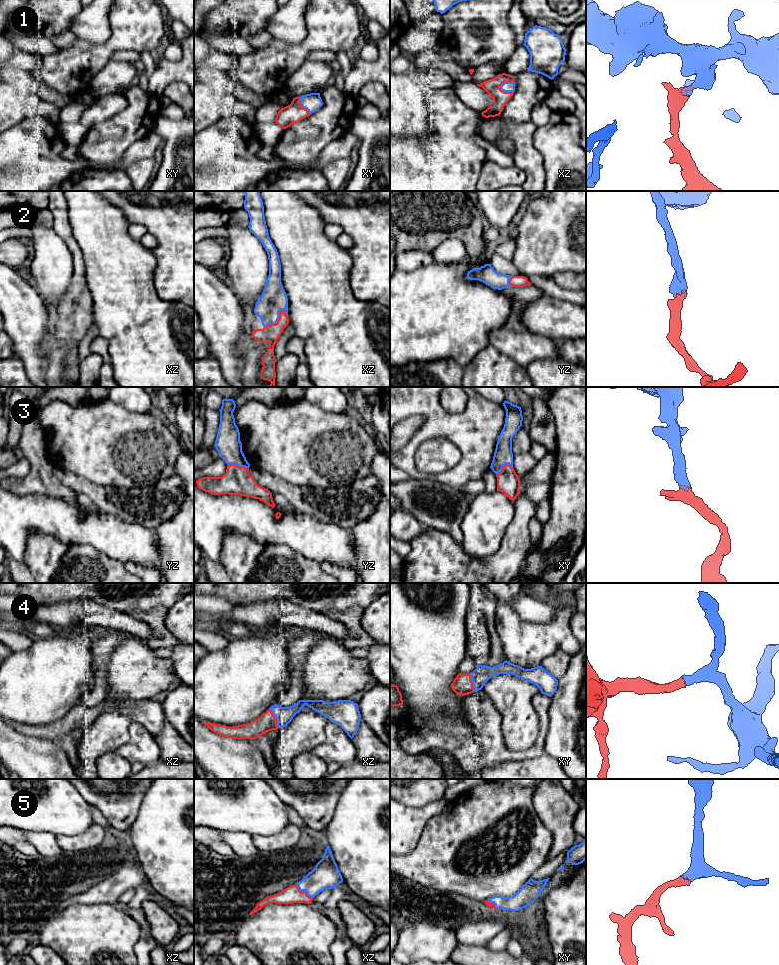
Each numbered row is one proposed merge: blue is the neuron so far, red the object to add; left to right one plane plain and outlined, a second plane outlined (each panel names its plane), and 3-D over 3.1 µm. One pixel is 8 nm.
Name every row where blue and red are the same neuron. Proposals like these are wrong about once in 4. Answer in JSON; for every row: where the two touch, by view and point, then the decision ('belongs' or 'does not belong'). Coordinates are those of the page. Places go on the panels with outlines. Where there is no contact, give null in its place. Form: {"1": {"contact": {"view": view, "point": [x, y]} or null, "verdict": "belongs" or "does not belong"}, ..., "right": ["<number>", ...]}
{"1": {"contact": {"view": "xz", "point": [506, 82]}, "verdict": "belongs"}, "2": {"contact": {"view": "xz", "point": [277, 320]}, "verdict": "belongs"}, "3": {"contact": {"view": "yz", "point": [238, 465]}, "verdict": "belongs"}, "4": {"contact": {"view": "xz", "point": [275, 717]}, "verdict": "belongs"}, "5": {"contact": {"view": "xz", "point": [303, 890]}, "verdict": "belongs"}, "right": ["1", "2", "3", "4", "5"]}

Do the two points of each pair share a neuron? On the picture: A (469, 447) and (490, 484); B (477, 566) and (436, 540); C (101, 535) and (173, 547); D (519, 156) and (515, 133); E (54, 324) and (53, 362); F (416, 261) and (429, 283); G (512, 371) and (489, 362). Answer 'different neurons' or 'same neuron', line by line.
A: different neurons
B: same neuron
C: different neurons
D: same neuron
E: same neuron
F: different neurons
G: same neuron

